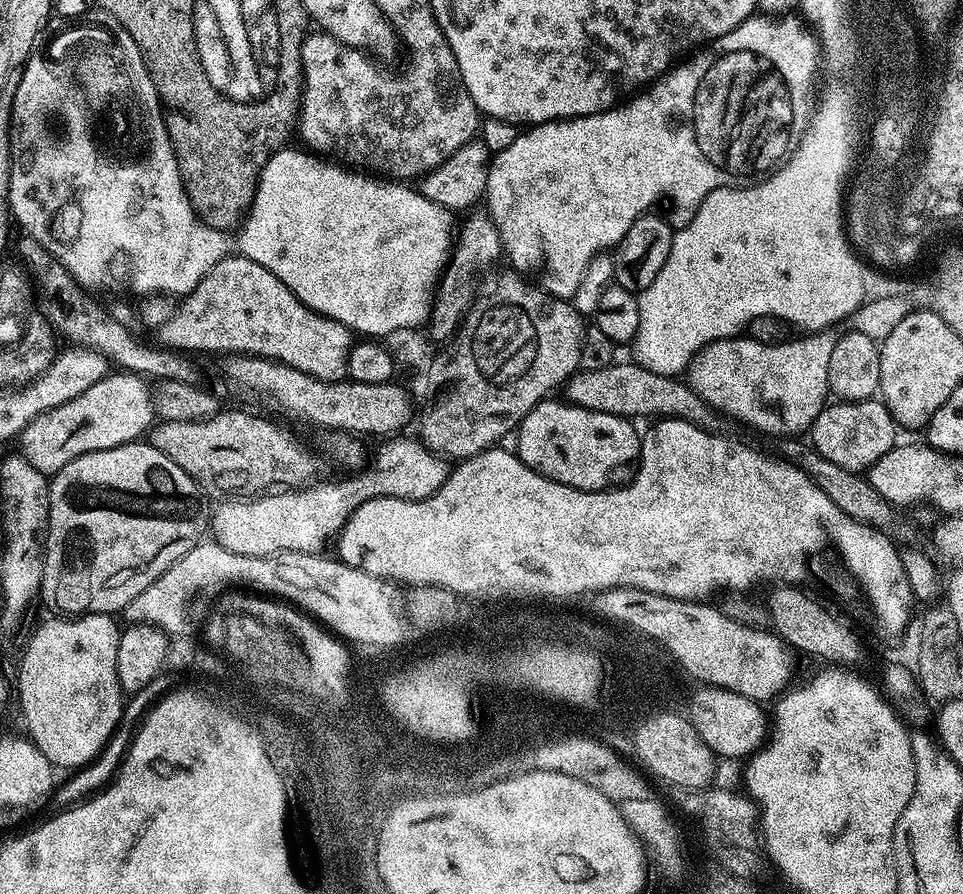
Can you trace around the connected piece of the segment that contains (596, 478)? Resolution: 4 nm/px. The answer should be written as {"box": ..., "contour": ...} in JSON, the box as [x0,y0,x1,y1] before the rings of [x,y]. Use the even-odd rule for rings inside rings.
{"box":[514,398,641,492],"contour":[[[545,398],[524,415],[515,429],[516,445],[514,451],[527,468],[574,486],[583,492],[598,492],[613,483],[612,475],[623,464],[628,464],[640,455],[641,433],[631,419],[602,414],[598,410],[579,408],[563,399]],[[612,480],[612,481],[611,481]]]}

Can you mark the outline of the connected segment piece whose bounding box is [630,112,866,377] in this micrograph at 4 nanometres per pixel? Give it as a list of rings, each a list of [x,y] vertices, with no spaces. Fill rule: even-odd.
[[[820,112],[820,120],[810,120],[792,155],[771,176],[767,176],[758,184],[738,188],[719,188],[706,194],[694,218],[690,218],[686,226],[675,229],[670,246],[670,258],[666,258],[666,266],[658,270],[658,278],[654,278],[654,282],[650,282],[650,286],[646,286],[646,290],[638,294],[638,334],[630,345],[630,351],[636,355],[633,356],[635,363],[654,374],[679,377],[692,363],[692,357],[697,352],[701,352],[706,345],[712,344],[715,340],[727,340],[741,335],[751,320],[758,318],[759,315],[778,316],[789,325],[798,324],[805,333],[831,329],[836,326],[832,324],[838,323],[839,320],[847,321],[851,317],[853,310],[860,307],[866,299],[864,268],[856,261],[858,256],[845,235],[842,219],[842,197],[846,191],[846,177],[850,172],[848,167],[852,164],[852,138],[854,138],[854,128],[844,128],[844,124],[840,124],[840,128],[832,128],[832,124],[828,124],[828,116]]]

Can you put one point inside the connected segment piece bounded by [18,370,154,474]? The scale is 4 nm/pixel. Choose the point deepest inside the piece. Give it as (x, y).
(118, 409)

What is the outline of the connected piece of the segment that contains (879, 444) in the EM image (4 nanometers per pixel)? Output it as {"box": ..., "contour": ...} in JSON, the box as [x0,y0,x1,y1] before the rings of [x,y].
{"box":[810,398,898,474],"contour":[[[879,398],[832,402],[824,407],[818,418],[814,418],[810,444],[818,454],[822,454],[822,458],[834,462],[834,466],[864,474],[874,466],[874,462],[878,462],[878,458],[882,458],[882,454],[896,447],[896,432],[898,425],[888,413],[884,401]]]}

